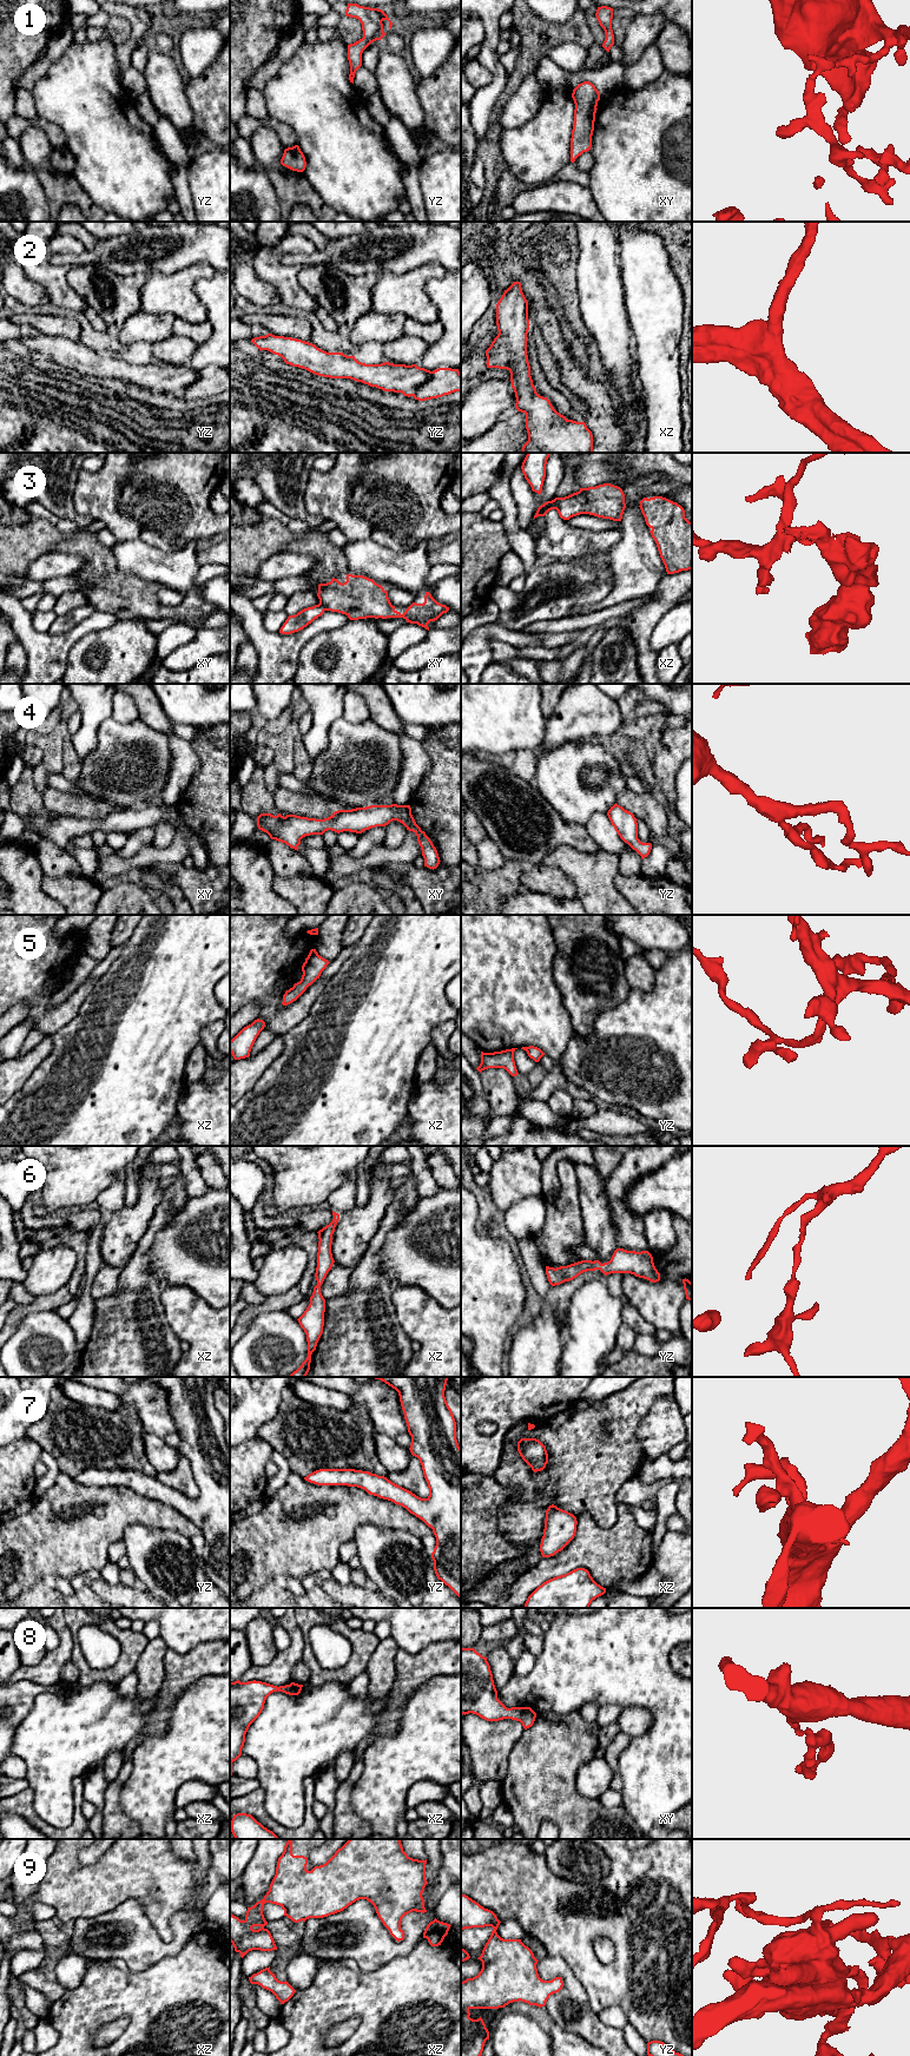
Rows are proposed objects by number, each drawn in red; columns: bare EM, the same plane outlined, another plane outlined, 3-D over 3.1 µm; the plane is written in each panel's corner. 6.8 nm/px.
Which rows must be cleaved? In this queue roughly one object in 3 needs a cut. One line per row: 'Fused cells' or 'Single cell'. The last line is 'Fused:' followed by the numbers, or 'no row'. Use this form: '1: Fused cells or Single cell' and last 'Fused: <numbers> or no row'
1: Single cell
2: Single cell
3: Fused cells
4: Single cell
5: Single cell
6: Single cell
7: Single cell
8: Single cell
9: Single cell
Fused: 3

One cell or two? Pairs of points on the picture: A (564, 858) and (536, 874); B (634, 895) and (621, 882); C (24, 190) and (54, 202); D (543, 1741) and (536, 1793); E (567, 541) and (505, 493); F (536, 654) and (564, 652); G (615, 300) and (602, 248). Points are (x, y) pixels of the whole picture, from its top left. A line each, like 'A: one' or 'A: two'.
A: two
B: one
C: two
D: one
E: two
F: one
G: one

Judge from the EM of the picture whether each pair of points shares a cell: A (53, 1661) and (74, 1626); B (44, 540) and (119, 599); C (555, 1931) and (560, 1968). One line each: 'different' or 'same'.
A: different
B: same
C: different

